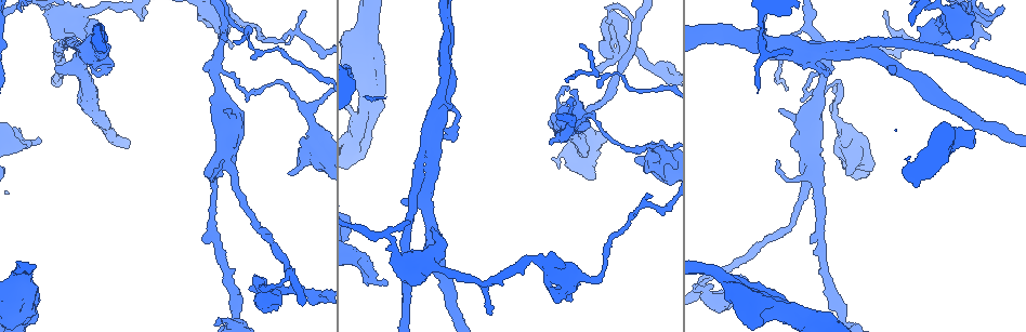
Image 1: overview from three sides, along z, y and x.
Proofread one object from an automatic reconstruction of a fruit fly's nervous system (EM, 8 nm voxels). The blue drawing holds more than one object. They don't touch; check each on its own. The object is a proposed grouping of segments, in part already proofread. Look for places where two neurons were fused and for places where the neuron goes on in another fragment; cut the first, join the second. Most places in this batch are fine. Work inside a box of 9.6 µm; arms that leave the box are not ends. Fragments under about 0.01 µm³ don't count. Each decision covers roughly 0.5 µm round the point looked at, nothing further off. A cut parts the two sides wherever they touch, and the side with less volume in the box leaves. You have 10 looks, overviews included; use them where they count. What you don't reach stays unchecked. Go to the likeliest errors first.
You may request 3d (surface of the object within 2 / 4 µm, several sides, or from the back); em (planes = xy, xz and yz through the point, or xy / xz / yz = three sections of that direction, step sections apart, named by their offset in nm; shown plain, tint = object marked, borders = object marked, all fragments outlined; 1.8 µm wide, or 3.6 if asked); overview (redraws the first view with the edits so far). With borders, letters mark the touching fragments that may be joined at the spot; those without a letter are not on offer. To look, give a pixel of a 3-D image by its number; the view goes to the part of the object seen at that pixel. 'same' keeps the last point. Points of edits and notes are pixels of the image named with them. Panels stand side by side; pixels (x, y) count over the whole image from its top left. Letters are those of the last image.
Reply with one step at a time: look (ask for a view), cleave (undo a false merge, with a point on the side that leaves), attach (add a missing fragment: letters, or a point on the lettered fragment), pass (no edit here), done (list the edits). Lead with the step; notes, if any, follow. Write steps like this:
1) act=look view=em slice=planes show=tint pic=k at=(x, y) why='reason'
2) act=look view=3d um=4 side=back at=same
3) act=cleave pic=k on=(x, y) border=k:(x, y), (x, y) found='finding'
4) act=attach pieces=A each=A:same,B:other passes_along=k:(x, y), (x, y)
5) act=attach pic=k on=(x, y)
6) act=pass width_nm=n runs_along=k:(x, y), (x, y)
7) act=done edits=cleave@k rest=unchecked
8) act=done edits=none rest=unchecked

act=look view=3d um=4 pic=1 at=(615, 59)

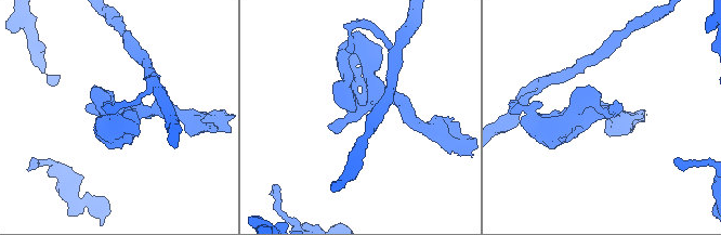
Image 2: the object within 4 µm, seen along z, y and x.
act=look view=em slice=yz step=4 show=tint pic=2 at=(356, 112)

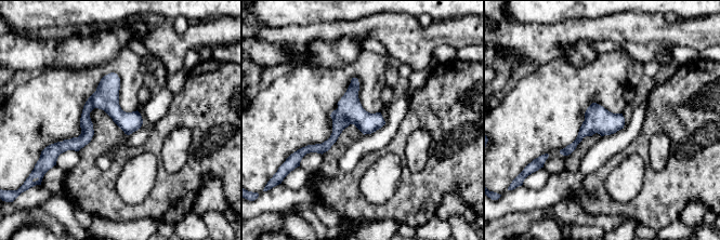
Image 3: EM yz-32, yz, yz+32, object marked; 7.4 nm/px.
act=look view=em slice=planes show=borders at=same why='another direction'

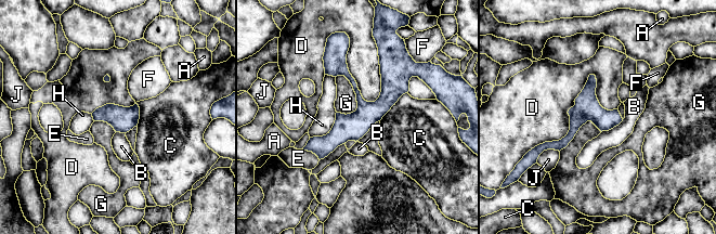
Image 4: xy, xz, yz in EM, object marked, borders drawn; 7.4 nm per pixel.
act=pass each=A:other,B:other,C:other,D:other,E:other,F:other,G:other,H:other,J:other found='all the same neuron'

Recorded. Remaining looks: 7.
act=look view=3d um=4 pic=1 at=(428, 170) why='three-way junction'

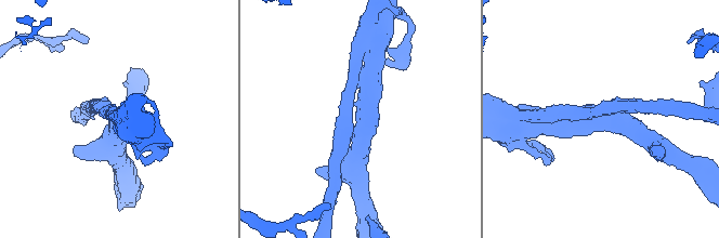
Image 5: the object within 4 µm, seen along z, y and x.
act=look view=em um=3.6 slice=planes show=borders pic=5 at=(362, 119) arms=3 arm_widths_nm=240,320,360

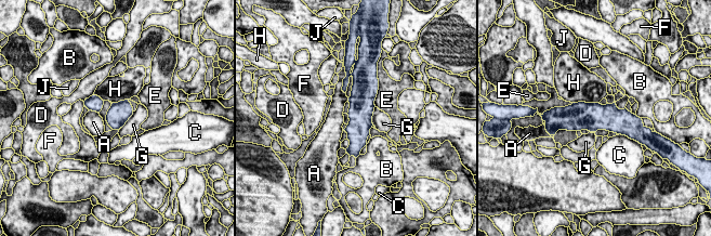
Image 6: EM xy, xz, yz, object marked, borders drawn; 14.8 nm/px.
act=pass width_nm=320 each=A:other,B:other,C:other,D:other,E:other,F:other,G:other,H:other,J:other border=6:(342, 82), (342, 91), (344, 93) found='continuous, no second neuron'

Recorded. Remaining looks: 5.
act=look view=em slice=yz step=8 show=tint pic=1 at=(93, 52) why='calibre changes'

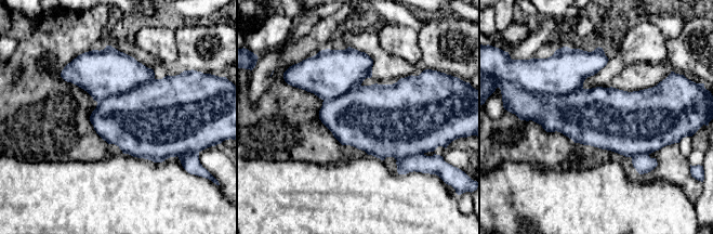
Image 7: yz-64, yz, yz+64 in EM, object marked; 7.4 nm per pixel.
act=look view=em slice=planes show=borders at=same

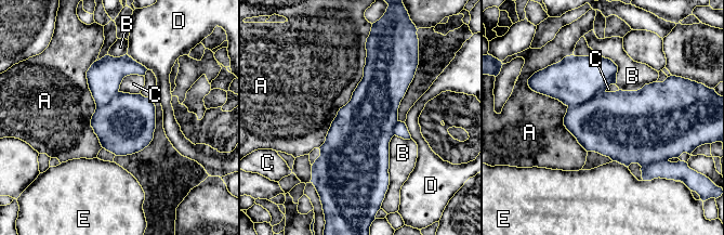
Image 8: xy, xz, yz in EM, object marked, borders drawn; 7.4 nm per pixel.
act=pass each=A:other,B:other,C:other,D:other,E:other border=8:(366, 46), (364, 76), (318, 147) found='all the same neuron'

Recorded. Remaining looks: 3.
act=look view=3d um=2 pic=1 at=(15, 129) why='an open end'

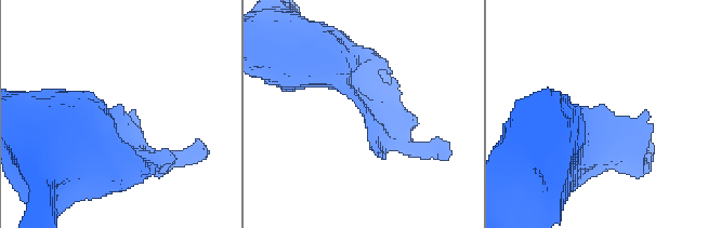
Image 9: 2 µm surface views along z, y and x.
act=look view=em slice=yz step=4 show=tint pic=9 at=(125, 111)

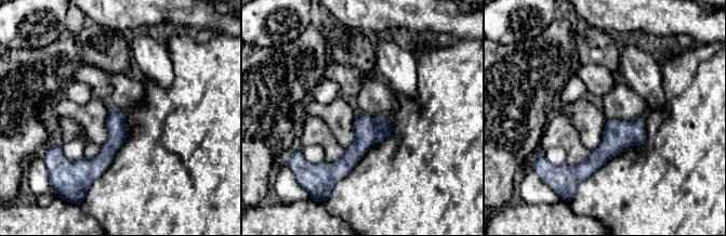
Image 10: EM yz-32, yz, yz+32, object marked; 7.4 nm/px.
act=look view=em slice=planes show=borders at=same

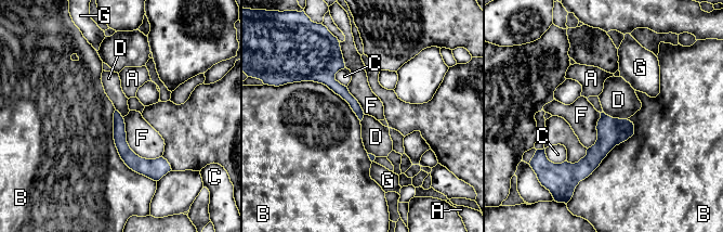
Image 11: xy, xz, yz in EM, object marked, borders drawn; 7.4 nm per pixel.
act=pass each=A:other,B:other,C:other,D:other,F:other,G:other border=11:(603, 111), (613, 117), (627, 119) found='no lettered fragment goes on from it'

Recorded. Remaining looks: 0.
act=done edits=none rest=unchecked

